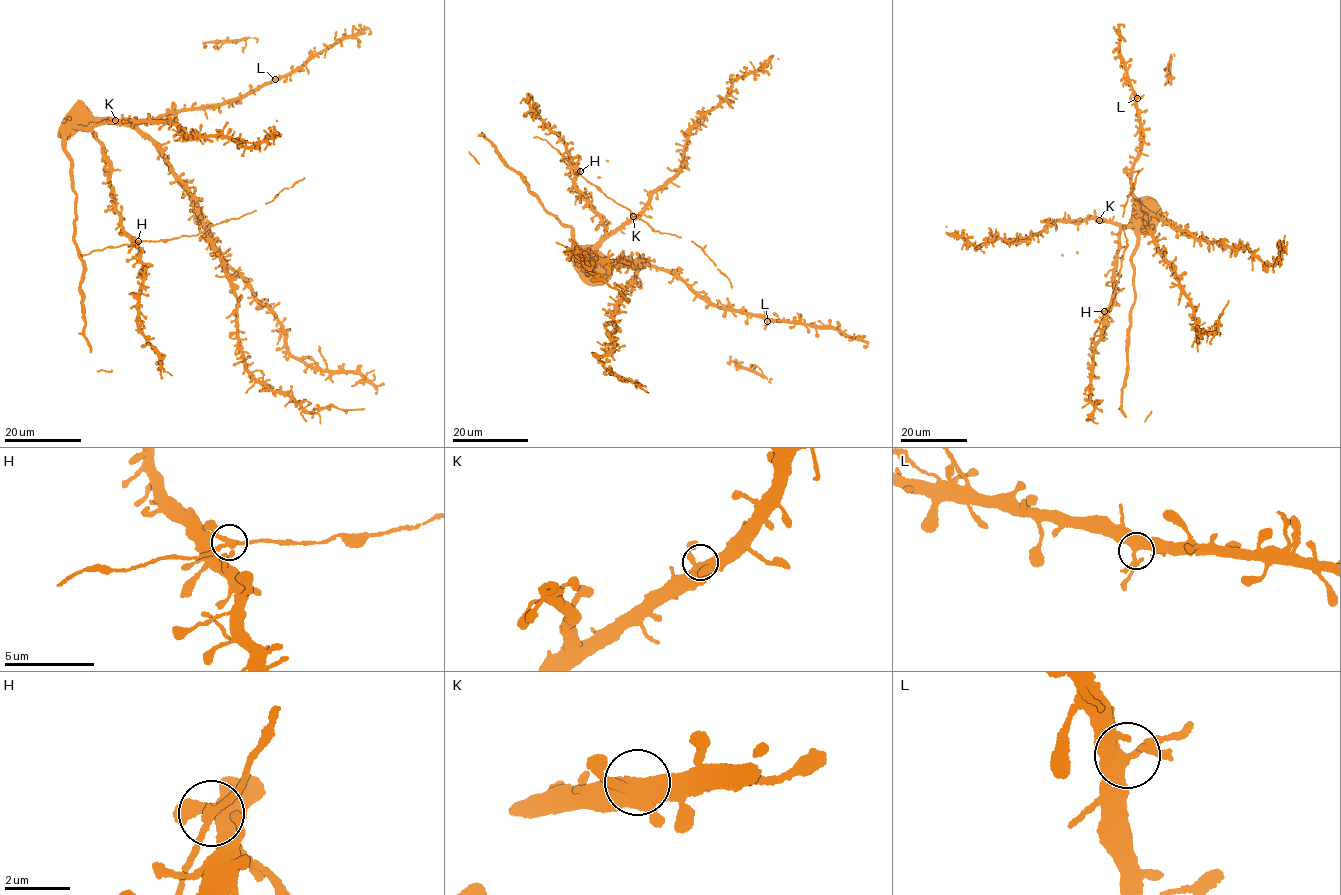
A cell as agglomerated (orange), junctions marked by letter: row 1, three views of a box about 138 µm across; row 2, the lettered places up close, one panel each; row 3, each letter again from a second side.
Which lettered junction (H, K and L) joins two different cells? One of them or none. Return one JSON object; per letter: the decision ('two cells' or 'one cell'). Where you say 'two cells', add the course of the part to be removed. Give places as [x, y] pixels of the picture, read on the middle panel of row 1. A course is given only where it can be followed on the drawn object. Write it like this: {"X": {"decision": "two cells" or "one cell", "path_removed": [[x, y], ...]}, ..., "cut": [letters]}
{"H": {"decision": "one cell"}, "K": {"decision": "one cell"}, "L": {"decision": "one cell"}, "cut": []}

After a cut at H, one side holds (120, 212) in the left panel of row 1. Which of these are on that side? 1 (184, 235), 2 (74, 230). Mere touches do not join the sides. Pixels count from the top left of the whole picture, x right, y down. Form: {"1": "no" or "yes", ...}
{"1": "no", "2": "yes"}

